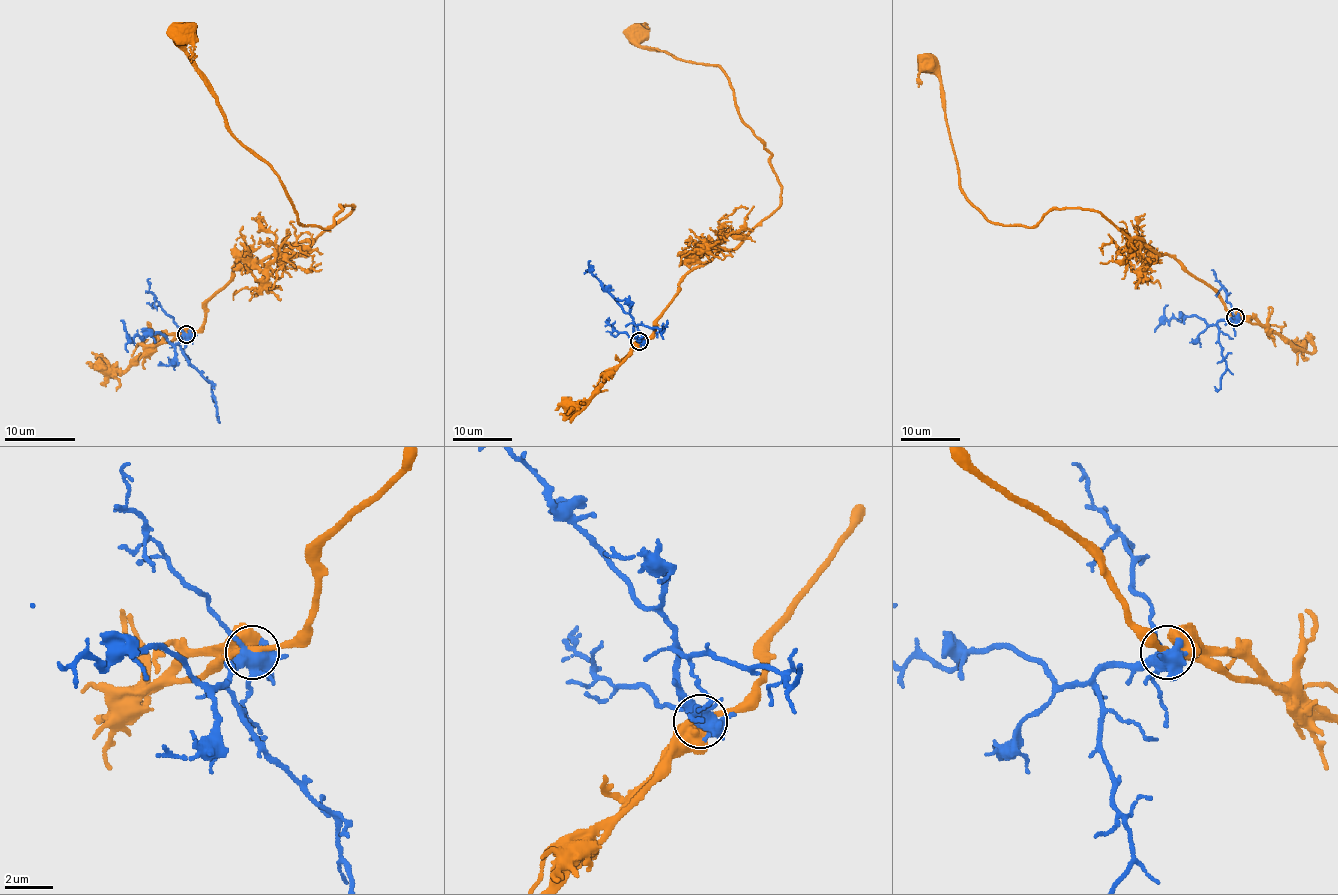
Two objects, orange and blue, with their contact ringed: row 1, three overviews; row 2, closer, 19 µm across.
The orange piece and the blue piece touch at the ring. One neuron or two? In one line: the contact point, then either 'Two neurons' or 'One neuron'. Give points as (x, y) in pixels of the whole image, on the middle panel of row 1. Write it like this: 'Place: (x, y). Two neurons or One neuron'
Place: (639, 341). Two neurons

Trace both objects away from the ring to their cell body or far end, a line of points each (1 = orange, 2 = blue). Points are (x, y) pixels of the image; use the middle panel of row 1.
1: (640, 340), (686, 274), (732, 250), (779, 205), (780, 183), (728, 77), (641, 47), (638, 33)
2: (640, 341), (634, 331), (632, 317), (587, 270), (584, 274)

